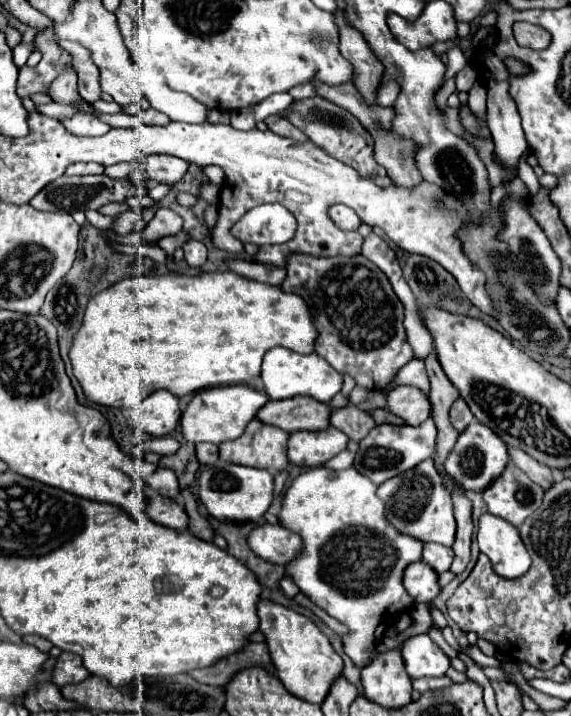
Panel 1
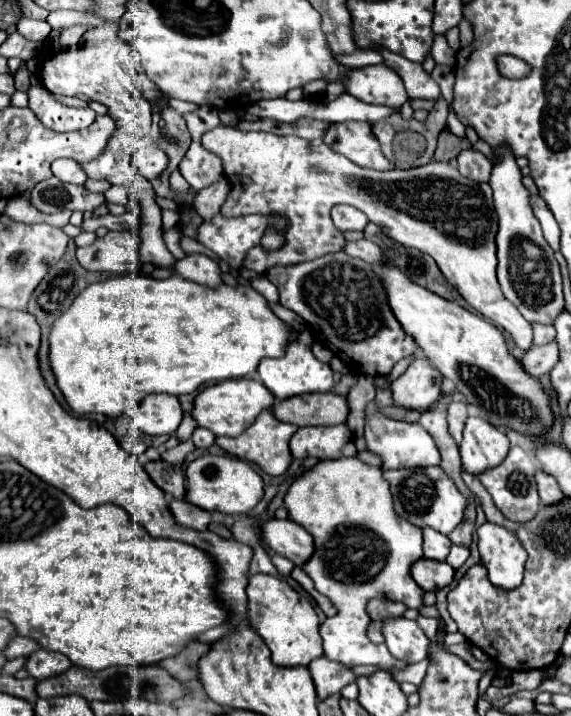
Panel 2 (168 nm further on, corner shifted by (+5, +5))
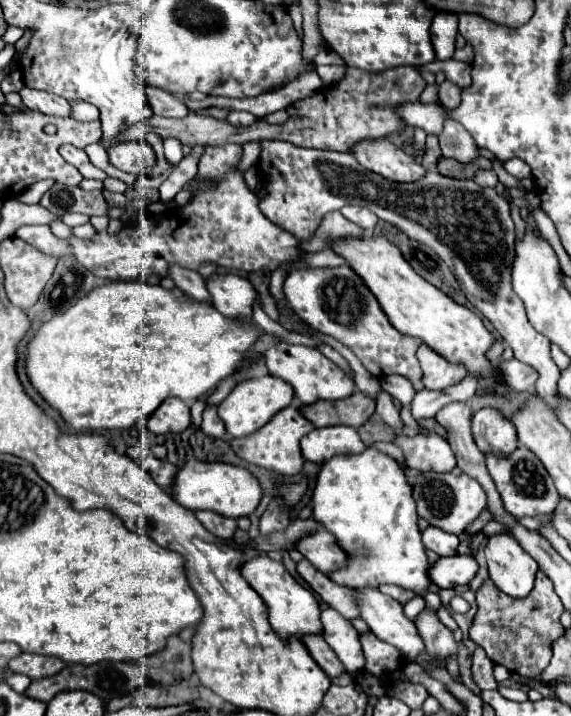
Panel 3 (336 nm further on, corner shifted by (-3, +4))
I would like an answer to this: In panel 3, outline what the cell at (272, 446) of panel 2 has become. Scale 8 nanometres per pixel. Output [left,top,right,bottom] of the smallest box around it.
[231,403,315,475]

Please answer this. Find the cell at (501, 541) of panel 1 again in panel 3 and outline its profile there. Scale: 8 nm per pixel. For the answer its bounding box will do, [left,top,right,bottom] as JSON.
[485,535,539,599]

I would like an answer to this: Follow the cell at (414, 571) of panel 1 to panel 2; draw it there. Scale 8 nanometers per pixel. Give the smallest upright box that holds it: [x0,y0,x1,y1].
[411,558,455,592]

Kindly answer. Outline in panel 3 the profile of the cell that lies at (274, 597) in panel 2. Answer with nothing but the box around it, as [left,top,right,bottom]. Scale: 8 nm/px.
[241,557,321,637]

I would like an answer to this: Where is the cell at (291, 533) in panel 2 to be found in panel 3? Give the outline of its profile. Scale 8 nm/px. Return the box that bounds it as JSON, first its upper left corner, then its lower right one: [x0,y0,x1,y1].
[297,531,349,573]

